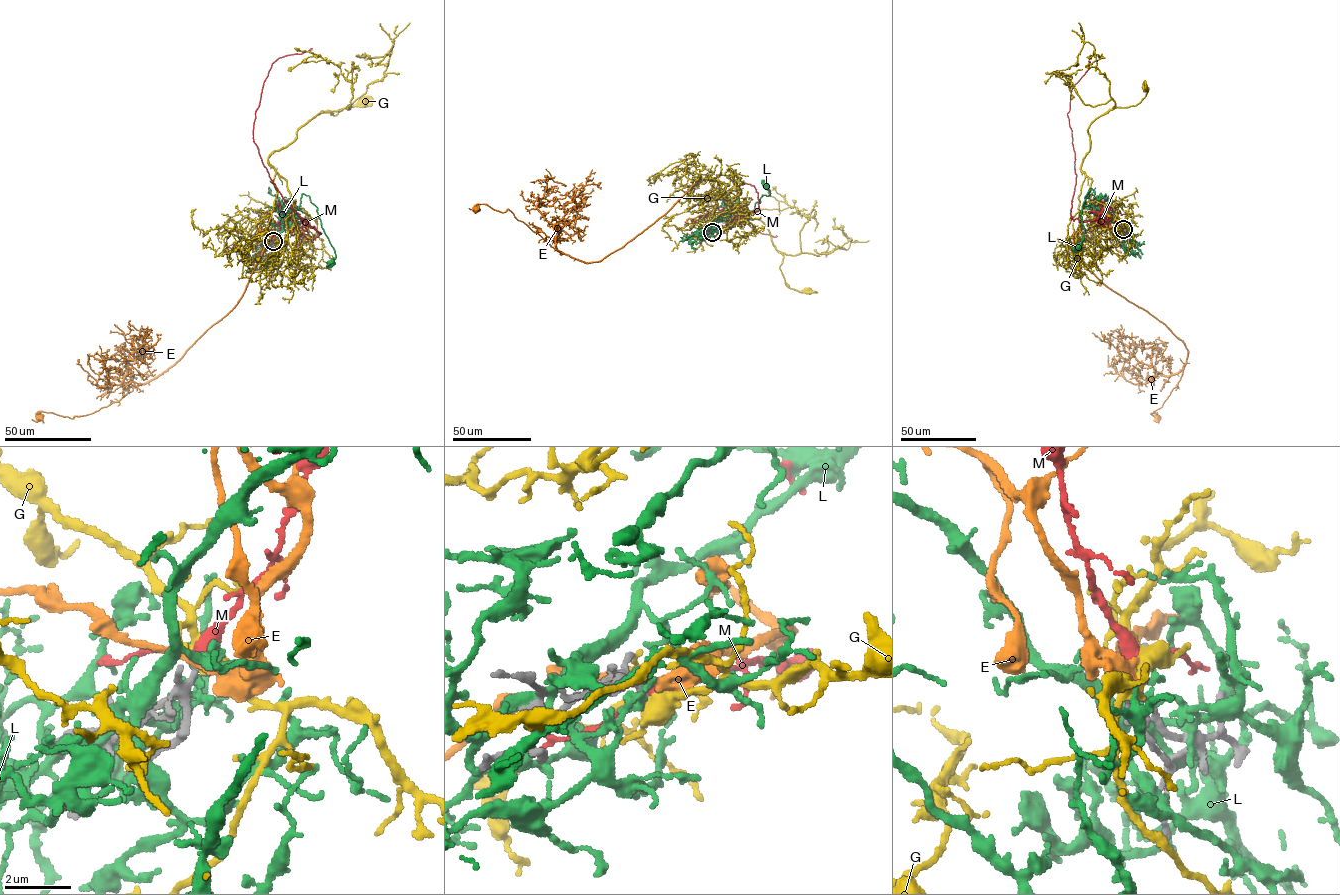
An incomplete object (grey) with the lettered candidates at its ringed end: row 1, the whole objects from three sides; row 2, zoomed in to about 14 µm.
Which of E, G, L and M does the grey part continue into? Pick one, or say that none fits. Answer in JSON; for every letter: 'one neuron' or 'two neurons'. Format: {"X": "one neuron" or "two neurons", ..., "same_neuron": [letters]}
{"E": "two neurons", "G": "two neurons", "L": "two neurons", "M": "two neurons", "same_neuron": []}

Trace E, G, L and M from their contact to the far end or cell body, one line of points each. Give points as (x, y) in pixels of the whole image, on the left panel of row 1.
E: (273, 242), (279, 235), (275, 228), (236, 305), (174, 365), (92, 414), (72, 418), (39, 412), (39, 416)
G: (273, 242), (294, 252), (300, 231), (286, 181), (268, 156), (291, 143), (316, 116), (335, 115), (363, 103)
L: (273, 242), (287, 217), (302, 212), (303, 194), (316, 207), (335, 252), (331, 262)
M: (273, 242), (287, 224), (321, 233), (283, 198), (253, 133), (271, 65), (312, 48)

